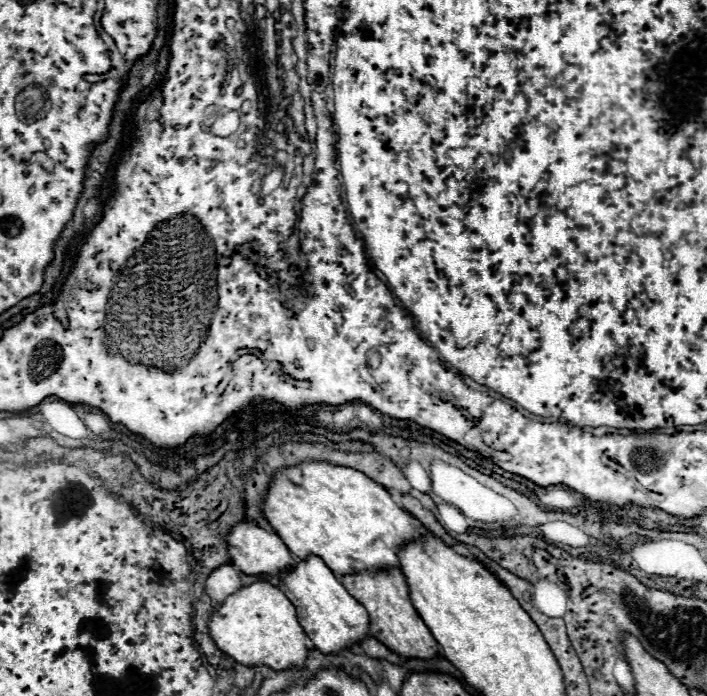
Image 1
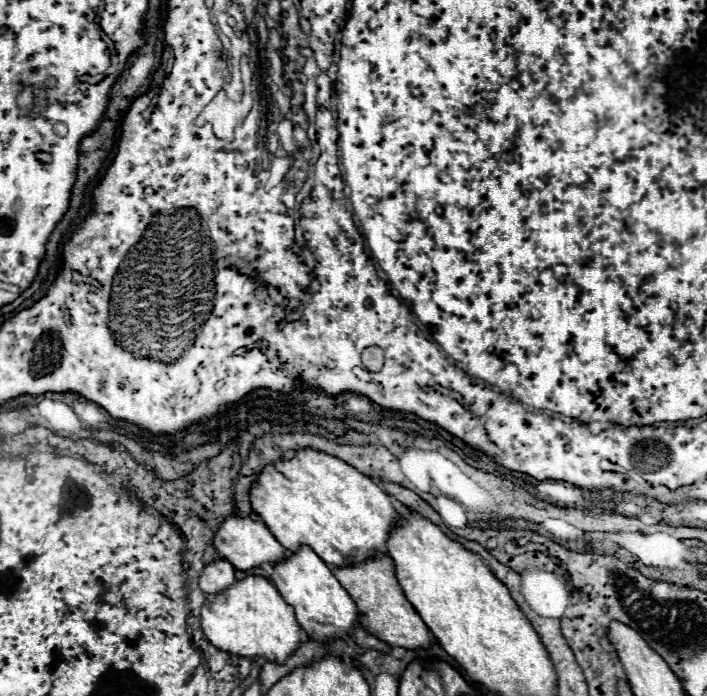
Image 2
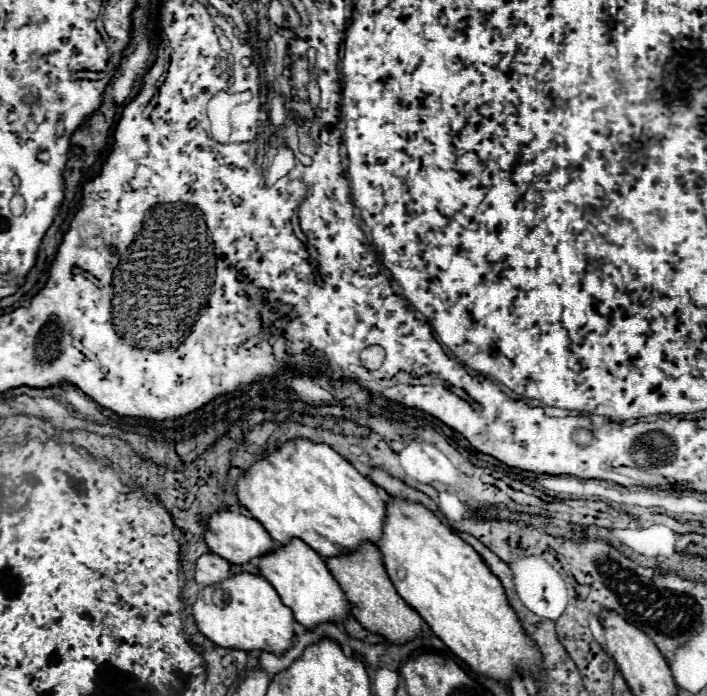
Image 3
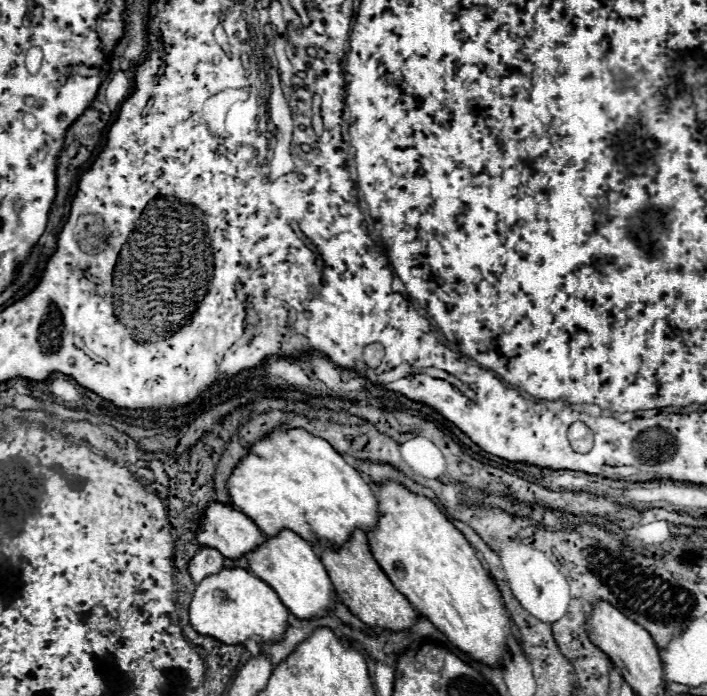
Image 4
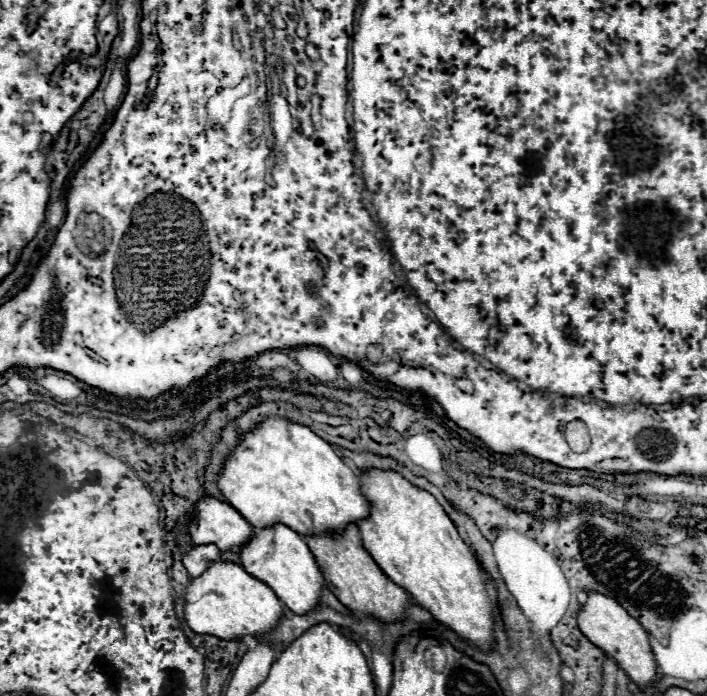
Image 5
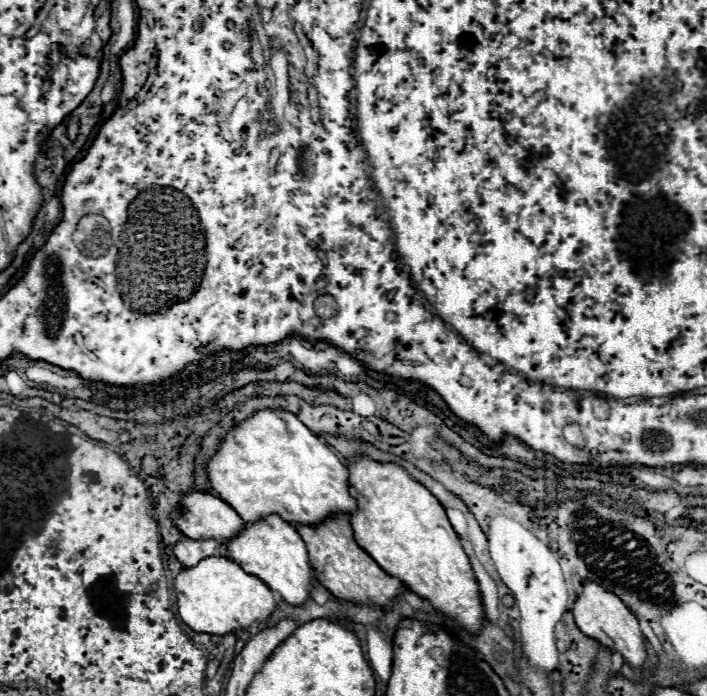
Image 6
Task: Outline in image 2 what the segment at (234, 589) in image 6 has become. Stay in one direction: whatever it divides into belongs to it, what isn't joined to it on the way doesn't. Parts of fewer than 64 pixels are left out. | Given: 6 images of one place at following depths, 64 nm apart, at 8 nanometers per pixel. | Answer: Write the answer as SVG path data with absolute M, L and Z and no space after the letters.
M248 576L246 580L234 582L228 590L218 596L208 596L202 606L202 630L206 638L244 658L262 656L274 664L284 664L302 644L300 626L294 618L294 608L280 596L274 584L262 576Z

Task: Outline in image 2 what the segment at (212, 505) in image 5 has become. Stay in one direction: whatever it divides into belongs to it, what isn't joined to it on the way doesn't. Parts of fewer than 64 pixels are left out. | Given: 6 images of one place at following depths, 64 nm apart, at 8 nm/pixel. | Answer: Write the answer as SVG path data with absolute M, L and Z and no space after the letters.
M230 516L220 524L220 528L216 530L216 536L214 536L214 546L222 554L222 558L226 558L238 570L262 568L264 564L274 566L274 564L282 562L288 552L264 524L250 520L250 518L240 518L240 516Z

